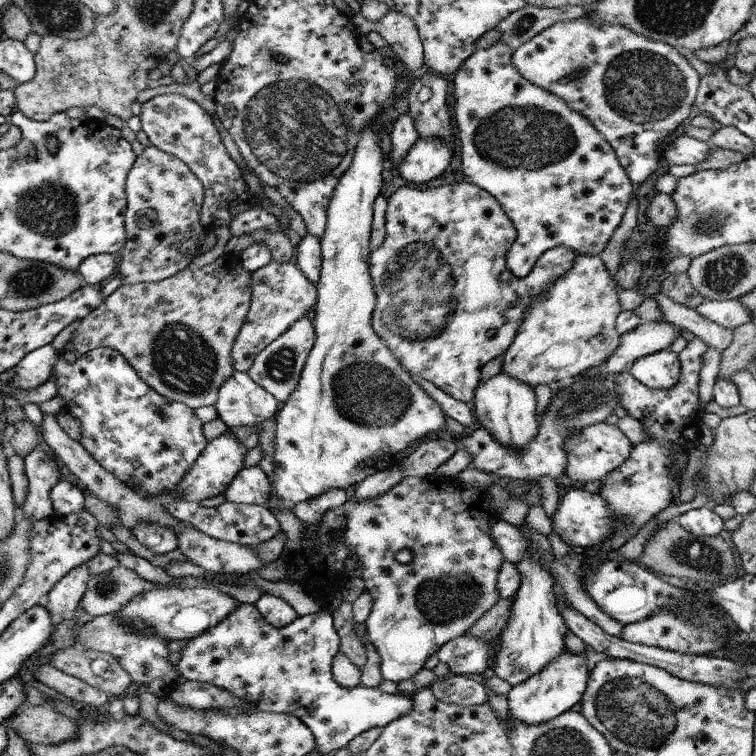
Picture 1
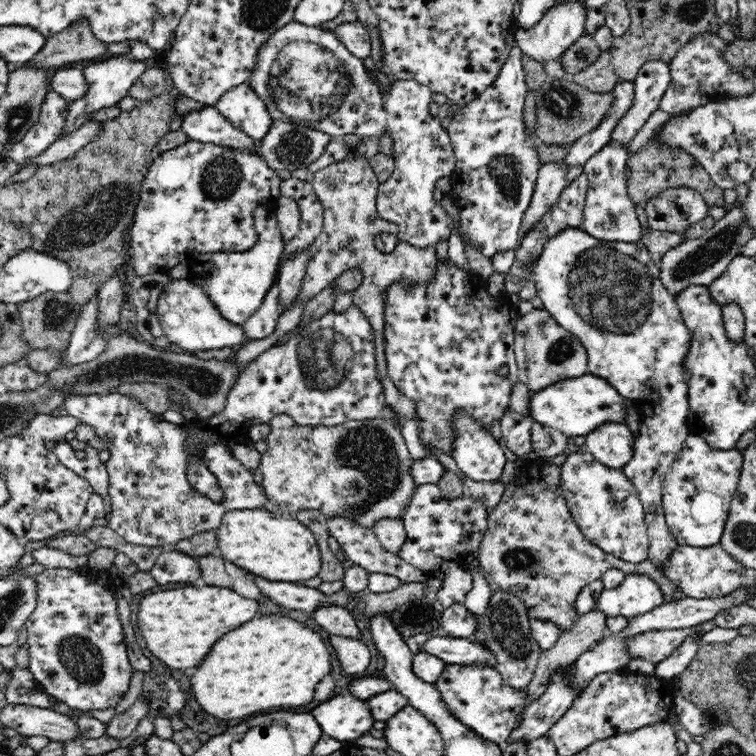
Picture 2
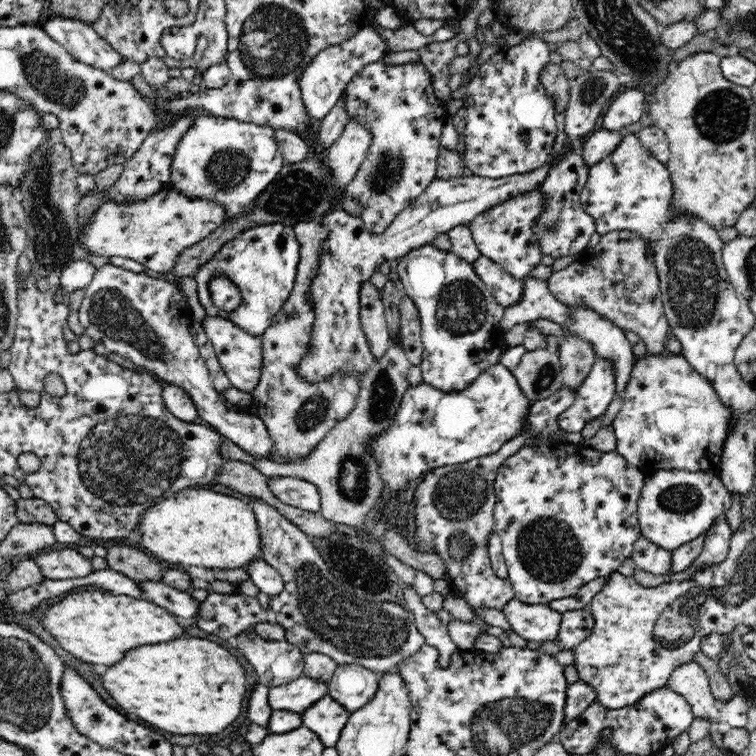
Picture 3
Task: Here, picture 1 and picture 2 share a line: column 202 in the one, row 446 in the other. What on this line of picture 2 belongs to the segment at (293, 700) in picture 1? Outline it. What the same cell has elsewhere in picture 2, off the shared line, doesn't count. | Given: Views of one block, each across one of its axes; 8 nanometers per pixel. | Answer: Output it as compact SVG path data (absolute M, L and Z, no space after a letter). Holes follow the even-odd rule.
M582 227L564 229L555 234L535 262L531 278L534 279L537 296L543 302L543 309L584 345L588 357L587 372L606 379L640 411L649 412L650 419L640 422L637 433L634 433L634 454L621 469L634 485L645 511L649 560L662 572L661 563L669 558L677 546L665 522L662 482L684 441L690 436L685 358L691 347L691 332L684 322L684 314L680 312L676 296L662 284L659 265L652 260L642 241L601 241L590 236Z

